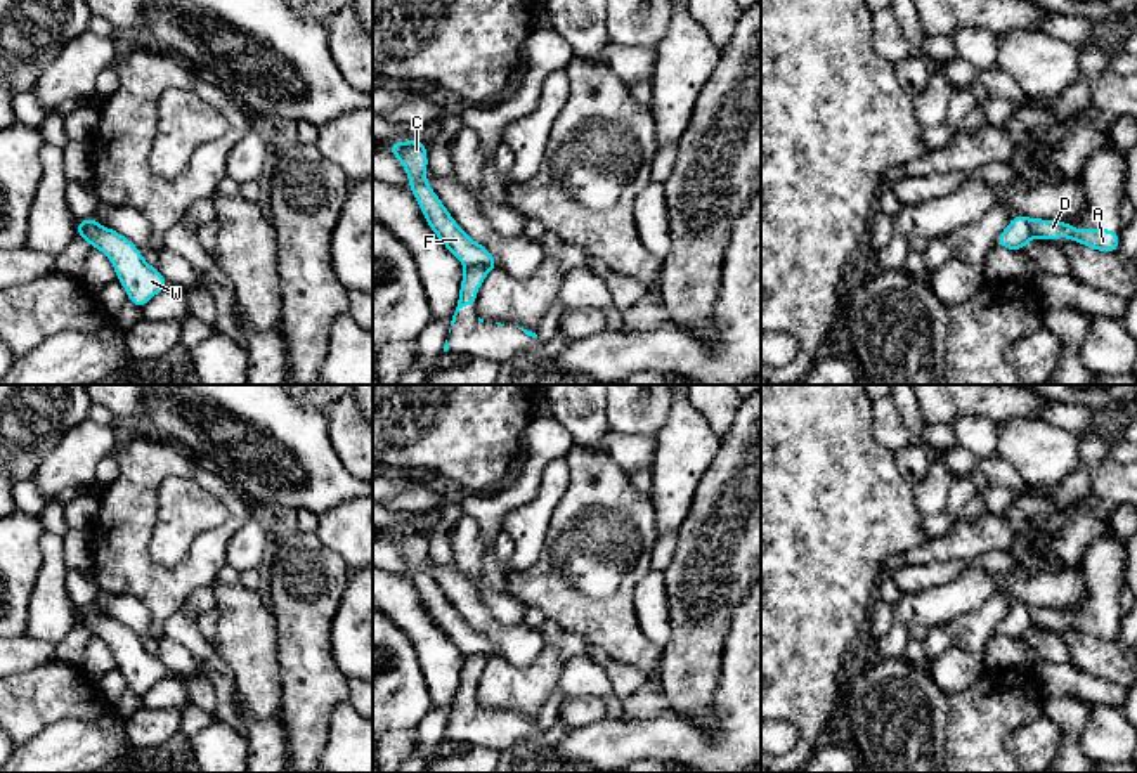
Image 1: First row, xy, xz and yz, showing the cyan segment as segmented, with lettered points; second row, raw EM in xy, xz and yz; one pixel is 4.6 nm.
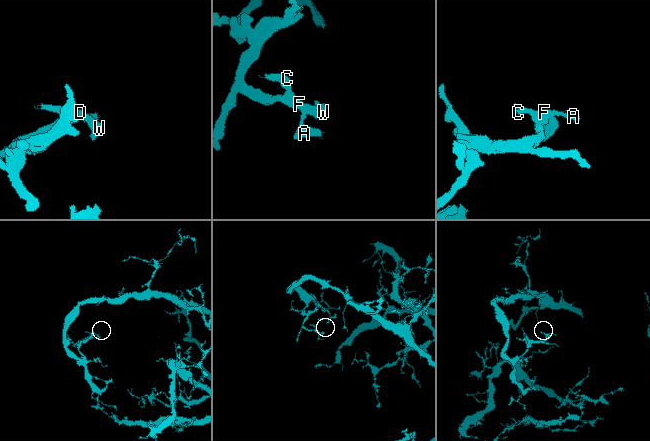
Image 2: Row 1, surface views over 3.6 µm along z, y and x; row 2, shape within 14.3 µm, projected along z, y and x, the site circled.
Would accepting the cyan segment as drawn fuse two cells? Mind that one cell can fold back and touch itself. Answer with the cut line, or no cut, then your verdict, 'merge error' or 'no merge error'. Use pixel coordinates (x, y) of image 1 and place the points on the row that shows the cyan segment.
cut xz (467, 266), (482, 266), (487, 271); merge error

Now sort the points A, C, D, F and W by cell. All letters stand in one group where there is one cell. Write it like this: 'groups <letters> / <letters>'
groups A D / C F W

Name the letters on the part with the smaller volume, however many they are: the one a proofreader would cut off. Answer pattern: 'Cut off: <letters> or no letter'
Cut off: A, D

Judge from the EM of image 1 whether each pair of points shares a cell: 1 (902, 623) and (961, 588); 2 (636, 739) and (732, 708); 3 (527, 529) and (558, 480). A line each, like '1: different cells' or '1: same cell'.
1: same cell
2: same cell
3: same cell

